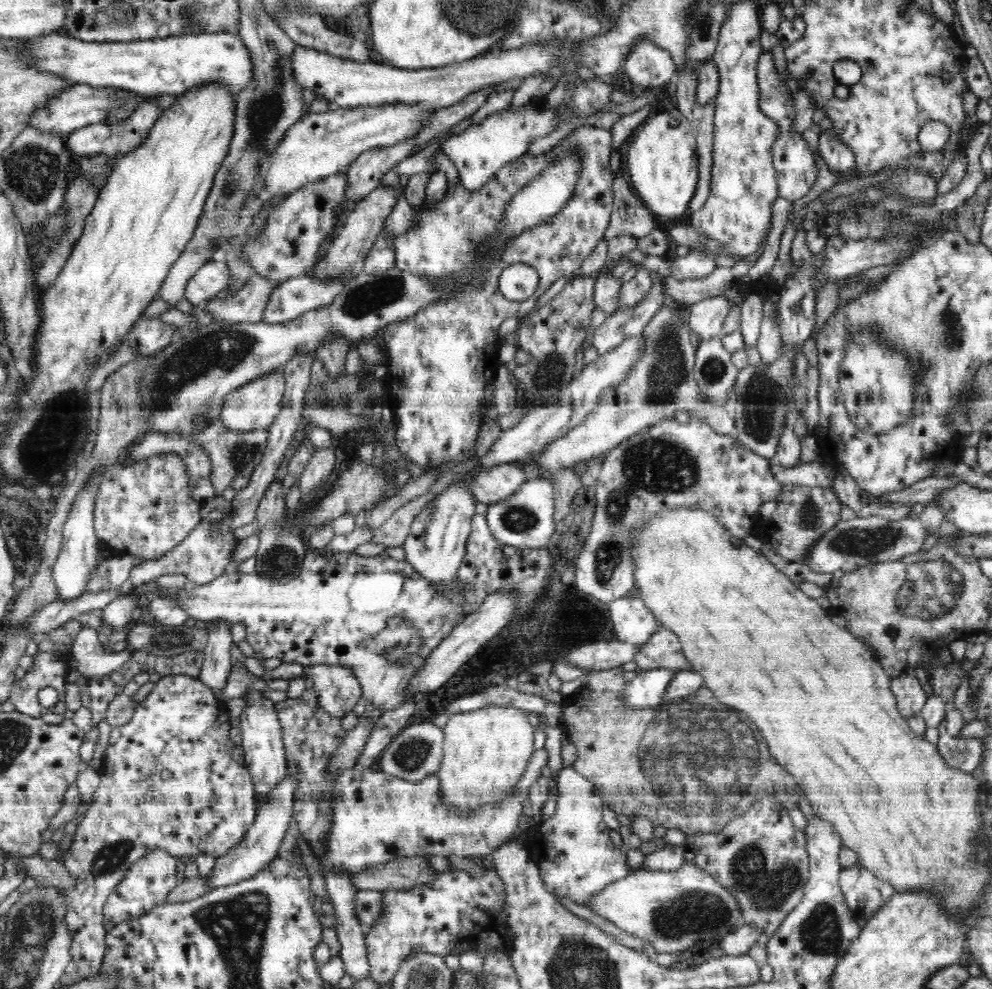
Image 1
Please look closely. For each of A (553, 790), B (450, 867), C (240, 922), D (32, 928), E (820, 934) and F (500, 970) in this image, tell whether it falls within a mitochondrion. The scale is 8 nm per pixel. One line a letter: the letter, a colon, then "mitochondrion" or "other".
A: other
B: other
C: mitochondrion
D: mitochondrion
E: mitochondrion
F: other

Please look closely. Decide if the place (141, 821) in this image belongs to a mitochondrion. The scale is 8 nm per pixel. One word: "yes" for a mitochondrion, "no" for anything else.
yes

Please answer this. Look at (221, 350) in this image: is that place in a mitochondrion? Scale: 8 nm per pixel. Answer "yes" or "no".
yes

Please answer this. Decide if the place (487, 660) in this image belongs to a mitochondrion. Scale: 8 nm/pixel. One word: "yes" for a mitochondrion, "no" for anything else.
no

